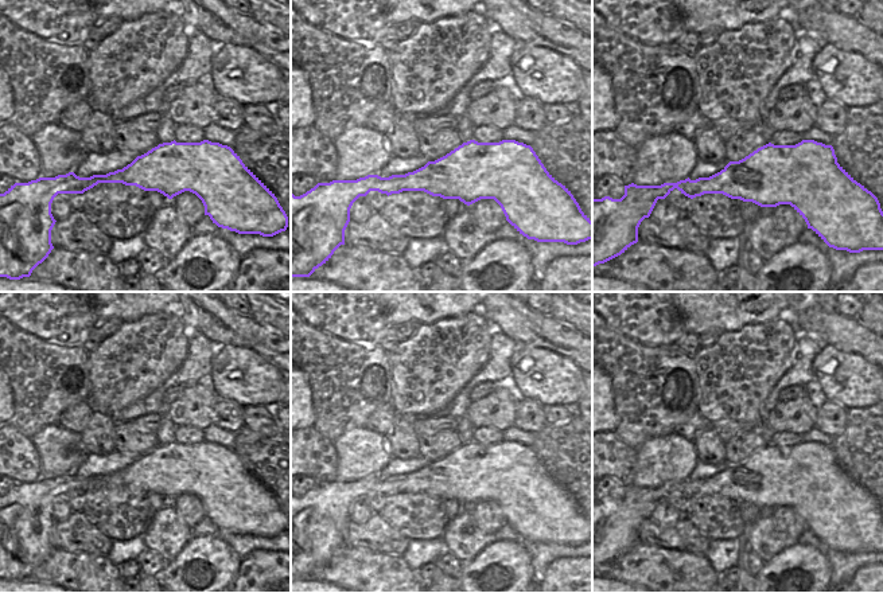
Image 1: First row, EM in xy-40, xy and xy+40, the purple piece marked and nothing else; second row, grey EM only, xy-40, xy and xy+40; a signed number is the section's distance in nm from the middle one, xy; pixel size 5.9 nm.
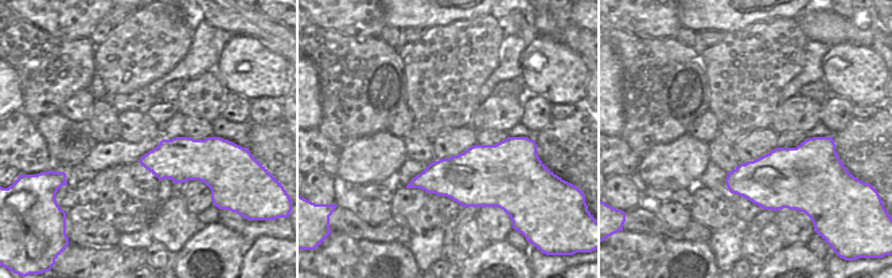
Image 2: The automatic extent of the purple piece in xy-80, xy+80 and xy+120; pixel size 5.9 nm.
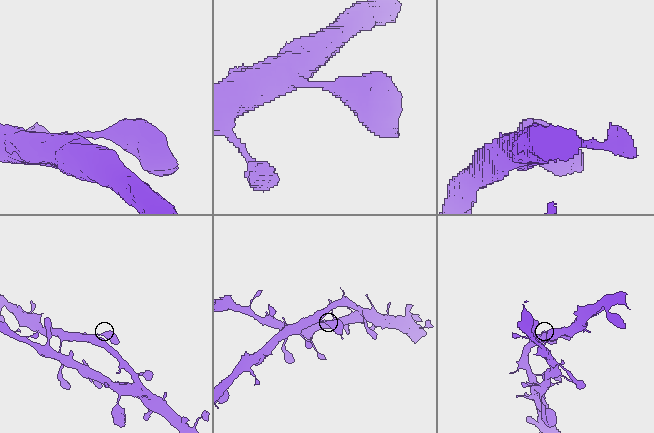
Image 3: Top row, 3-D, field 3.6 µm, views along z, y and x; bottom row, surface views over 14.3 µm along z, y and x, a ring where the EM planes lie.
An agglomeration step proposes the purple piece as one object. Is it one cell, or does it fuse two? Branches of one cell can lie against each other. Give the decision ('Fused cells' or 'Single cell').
Single cell

